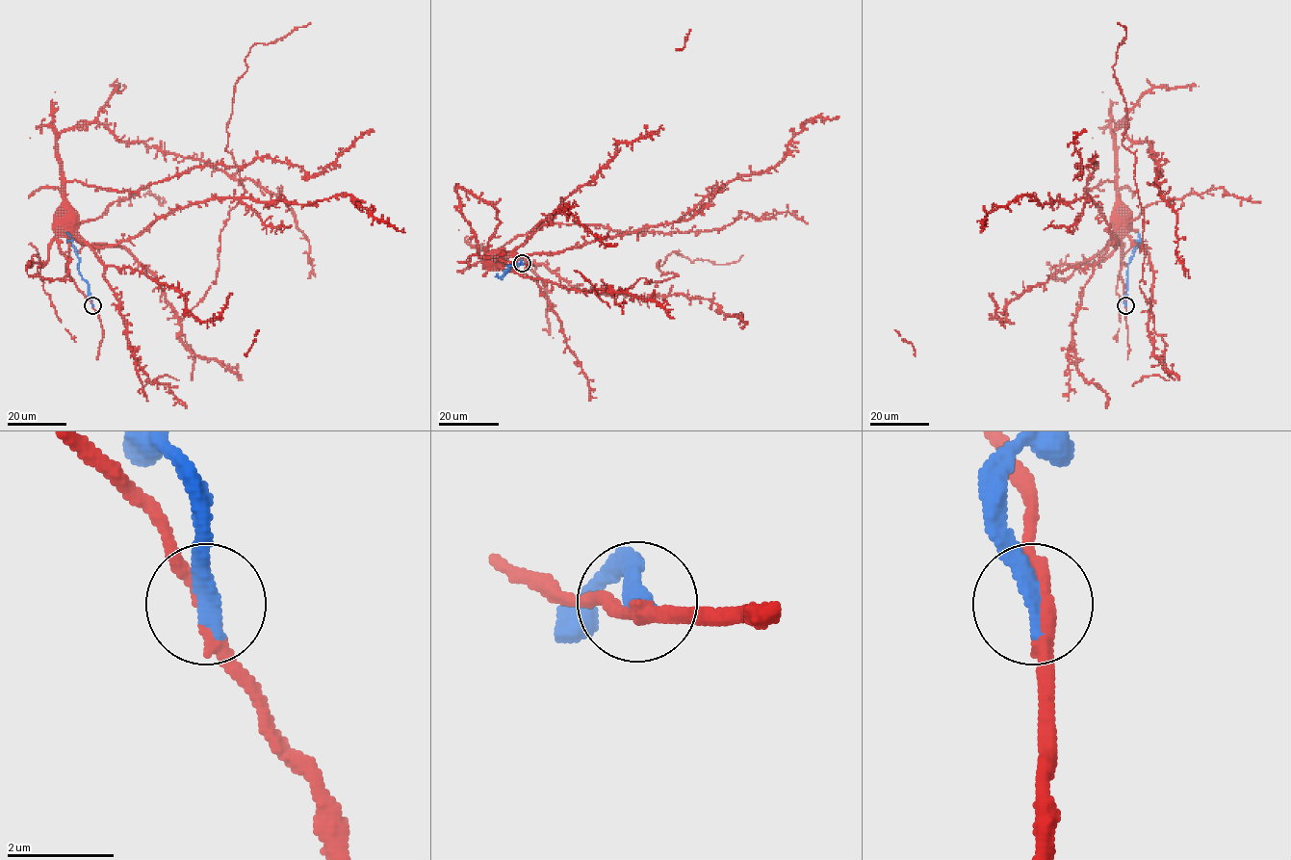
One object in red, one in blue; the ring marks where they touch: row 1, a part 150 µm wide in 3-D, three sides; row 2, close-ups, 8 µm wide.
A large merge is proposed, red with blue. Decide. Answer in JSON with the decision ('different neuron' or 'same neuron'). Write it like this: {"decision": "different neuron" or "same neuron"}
{"decision": "different neuron"}

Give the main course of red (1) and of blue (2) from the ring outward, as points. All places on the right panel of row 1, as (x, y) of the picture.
1: (1125, 305), (1119, 273), (1122, 241), (1116, 221)
2: (1125, 305), (1129, 258), (1141, 242), (1138, 232)

